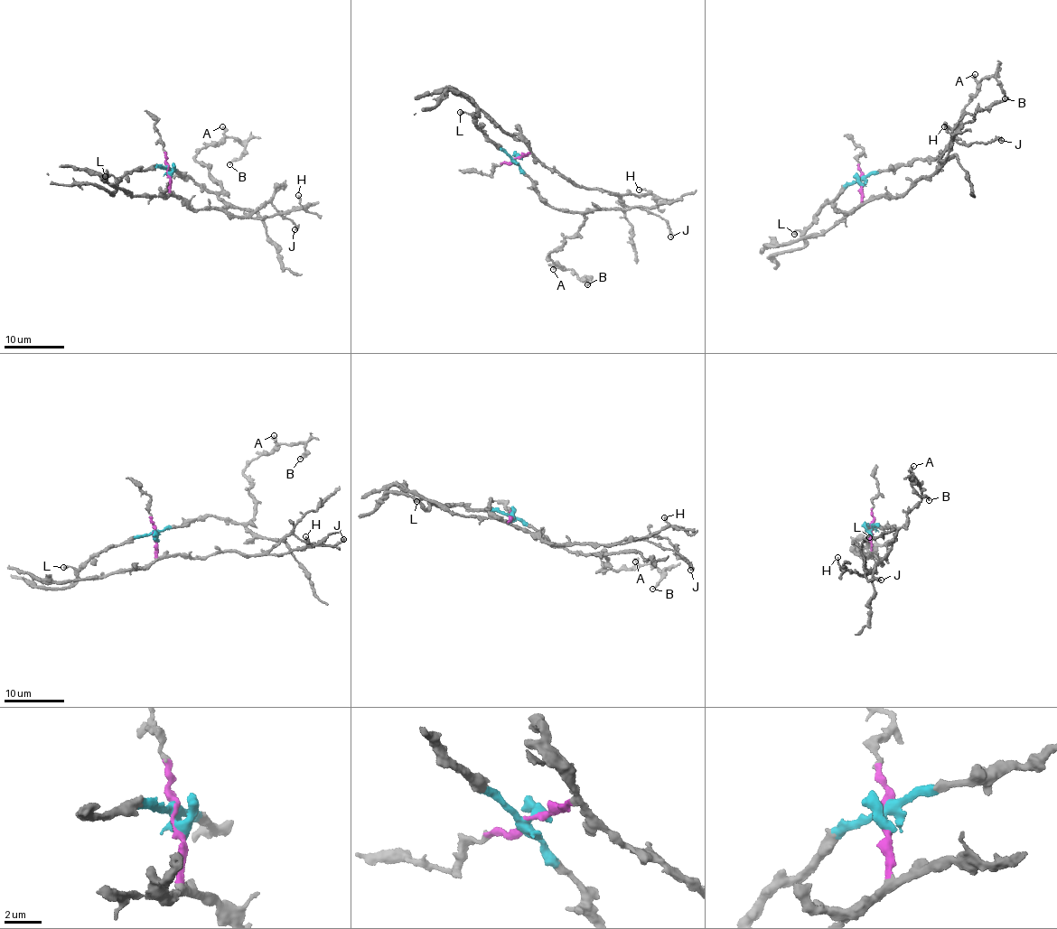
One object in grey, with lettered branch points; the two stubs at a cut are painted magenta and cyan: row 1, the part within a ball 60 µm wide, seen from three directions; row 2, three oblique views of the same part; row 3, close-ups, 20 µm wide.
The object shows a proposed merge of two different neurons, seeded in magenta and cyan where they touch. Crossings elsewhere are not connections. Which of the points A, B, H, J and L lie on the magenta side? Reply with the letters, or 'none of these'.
H, J

